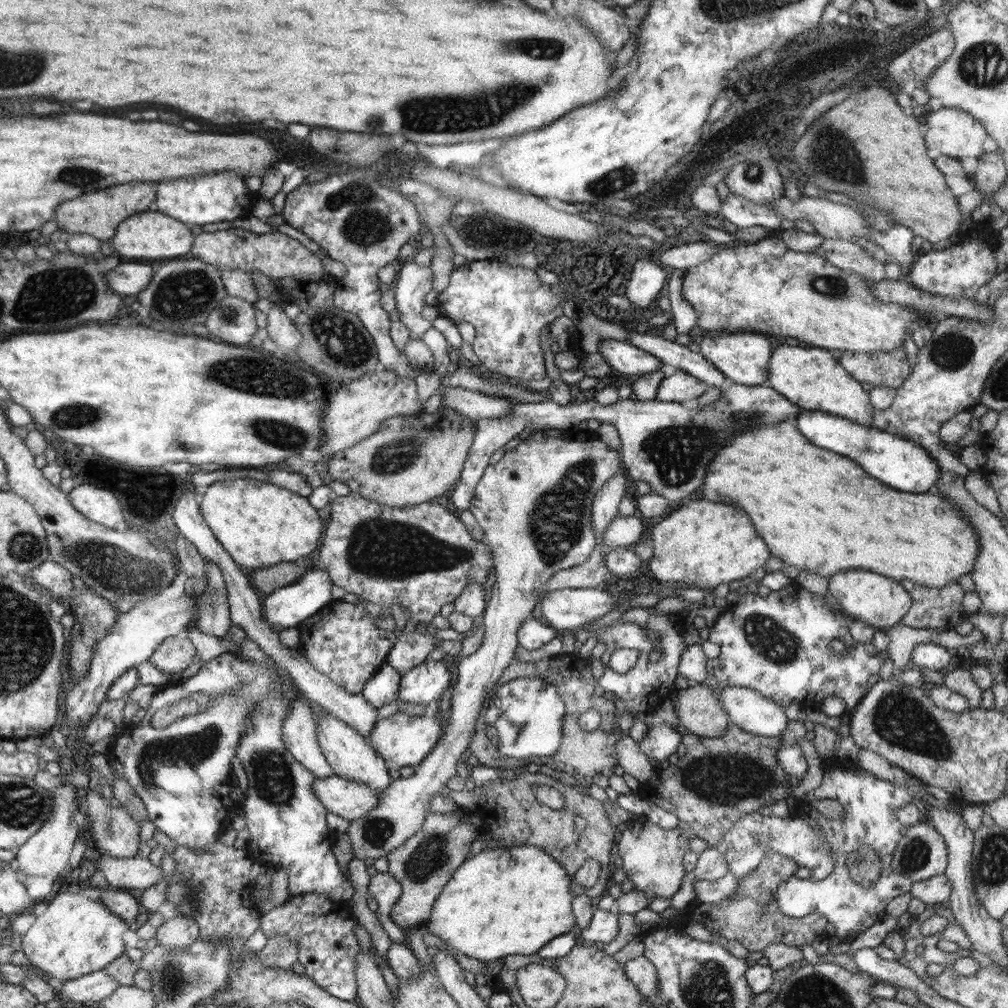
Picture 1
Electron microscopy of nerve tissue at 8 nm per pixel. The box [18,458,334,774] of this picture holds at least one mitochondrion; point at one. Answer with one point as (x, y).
(114, 569)

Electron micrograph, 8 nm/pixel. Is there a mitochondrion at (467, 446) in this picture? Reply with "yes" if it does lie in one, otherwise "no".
no

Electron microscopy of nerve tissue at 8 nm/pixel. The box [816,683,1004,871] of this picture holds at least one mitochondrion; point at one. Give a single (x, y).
(899, 719)

